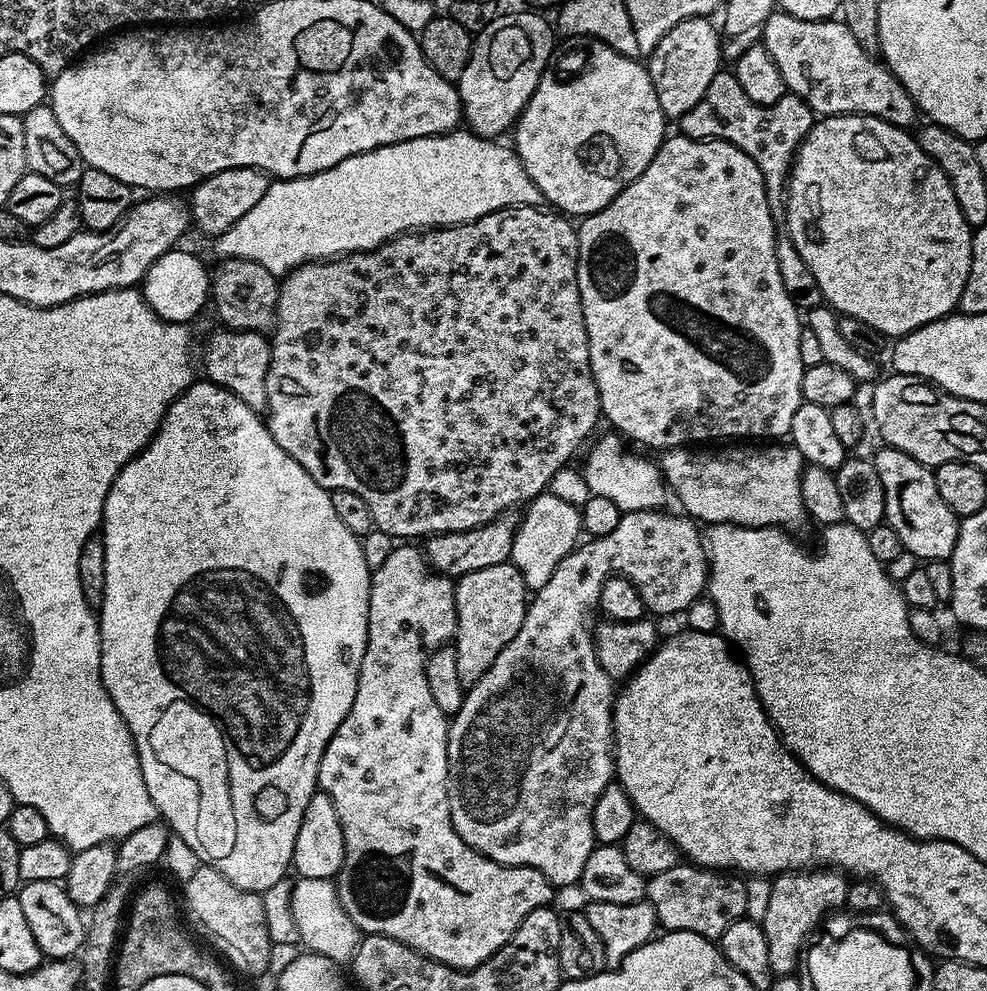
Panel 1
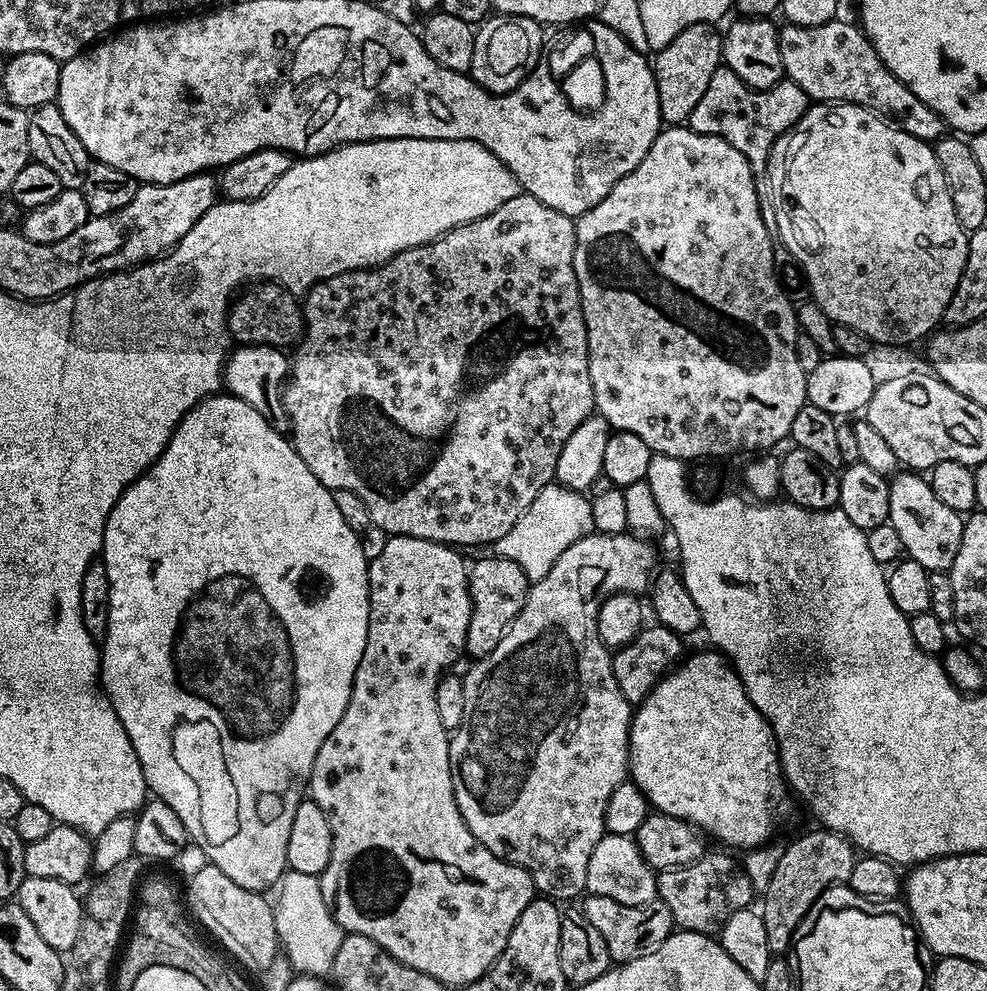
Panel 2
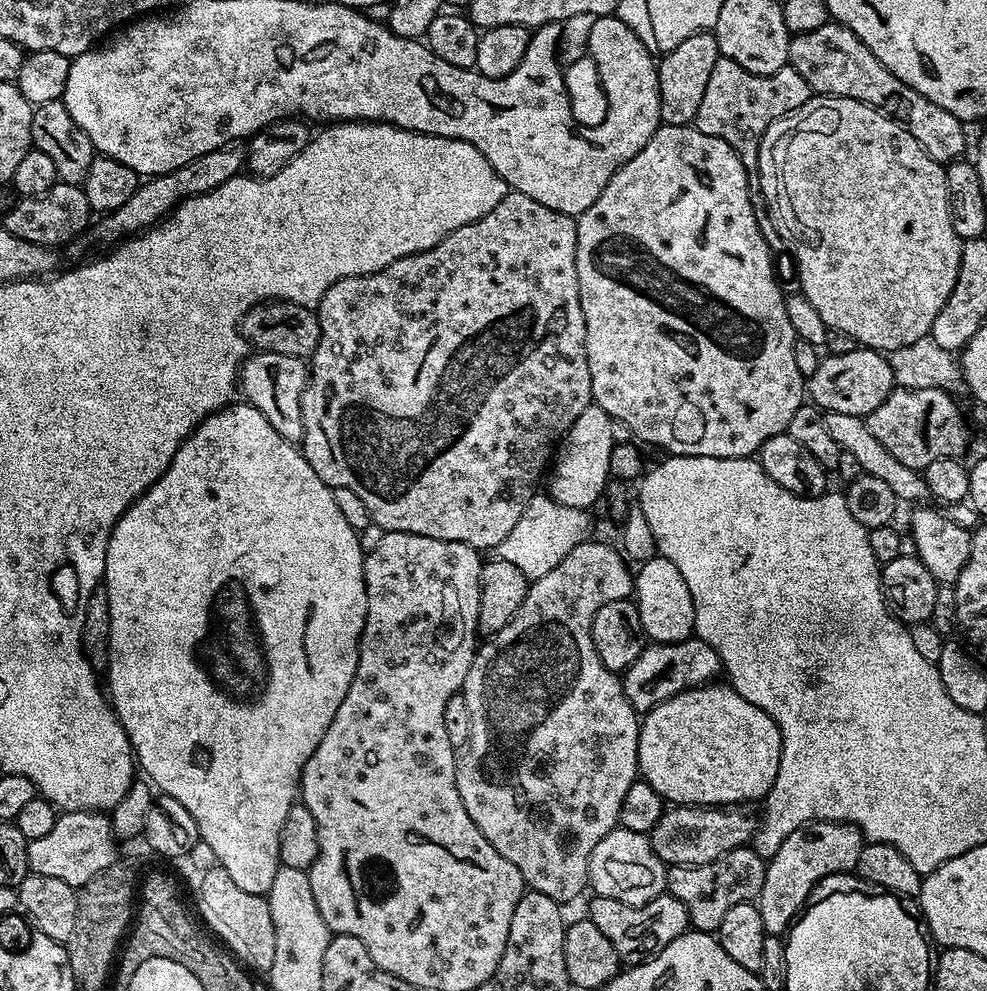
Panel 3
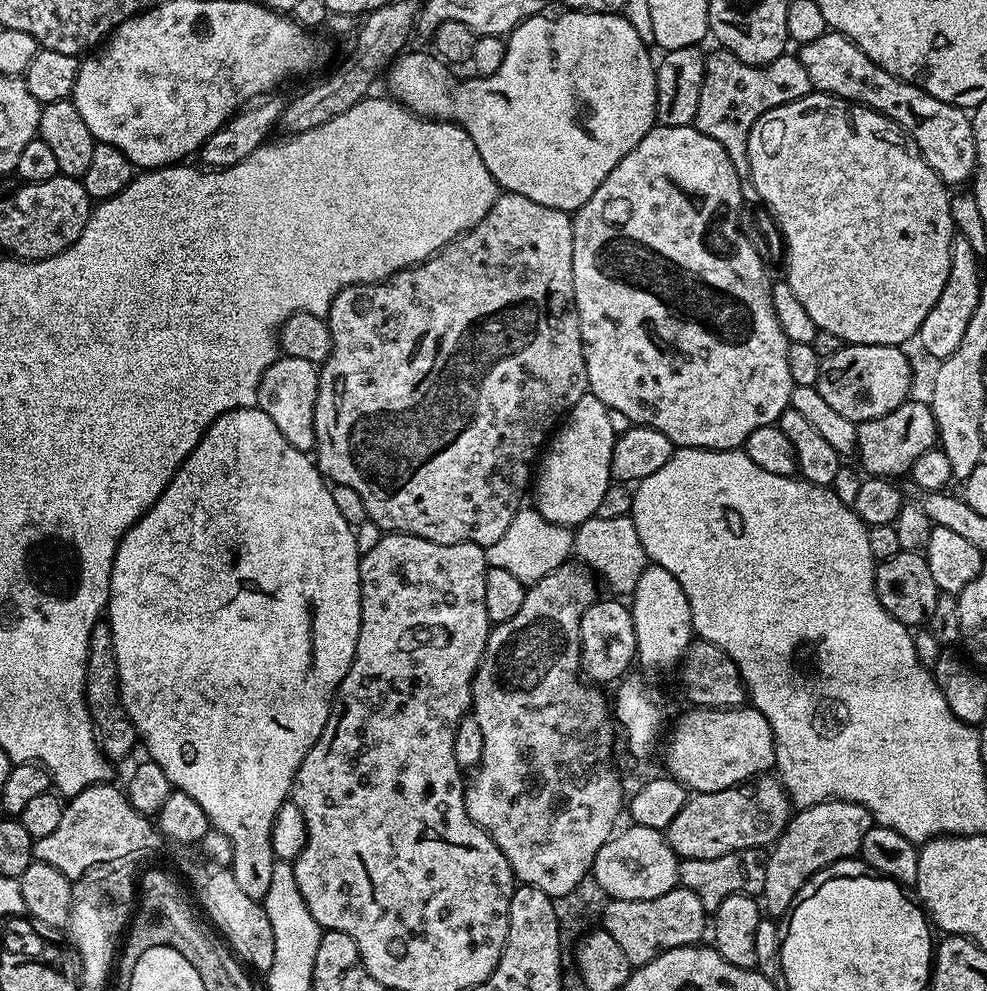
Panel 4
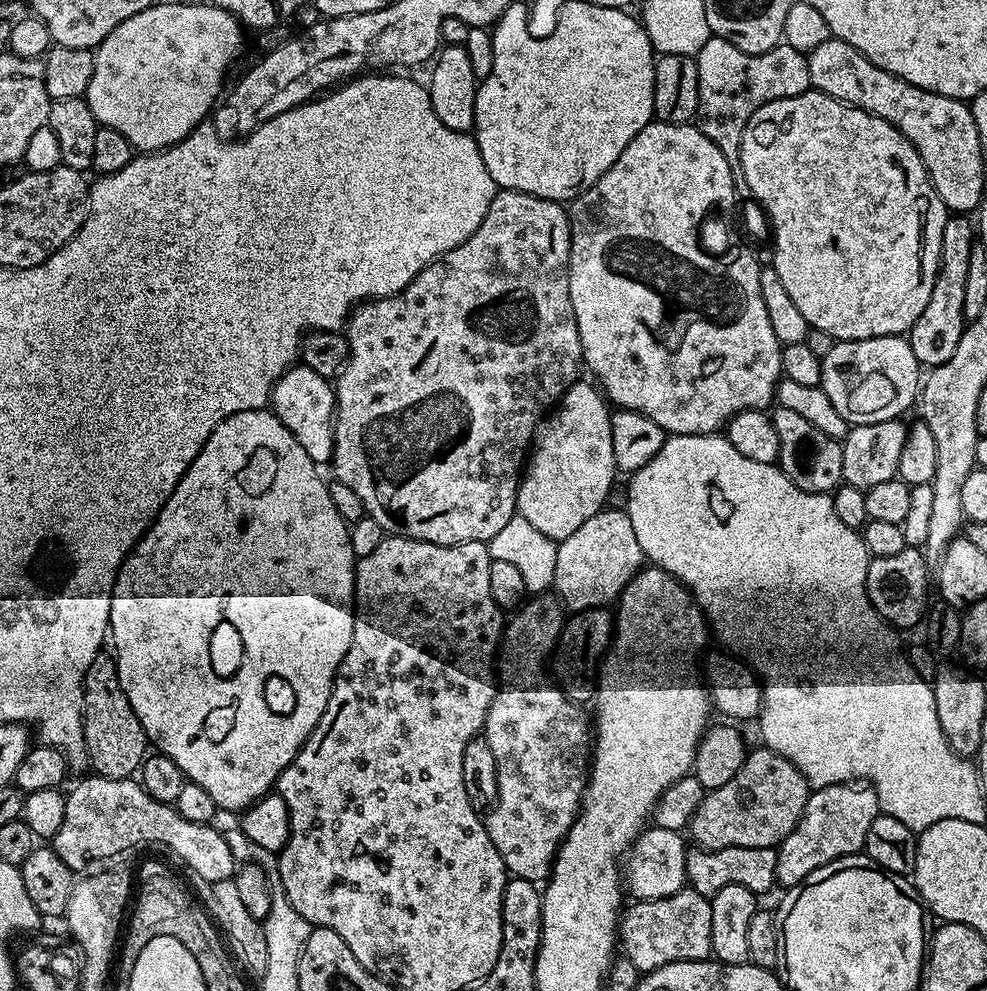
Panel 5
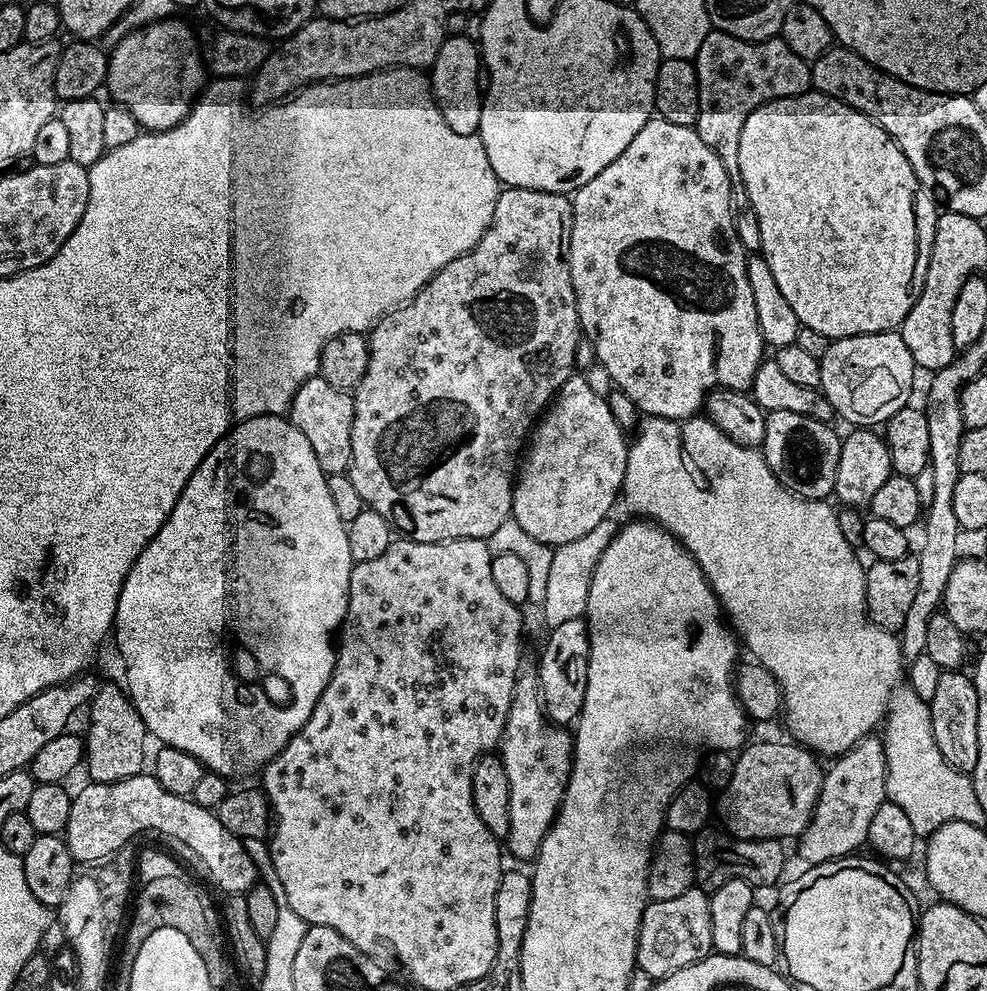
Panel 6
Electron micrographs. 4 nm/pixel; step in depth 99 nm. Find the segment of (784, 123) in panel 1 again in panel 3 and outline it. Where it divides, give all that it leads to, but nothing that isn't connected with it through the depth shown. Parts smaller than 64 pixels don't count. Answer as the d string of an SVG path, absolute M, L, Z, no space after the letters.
M721 56L718 62L714 62L714 71L706 81L694 127L702 134L710 134L710 138L722 138L722 142L736 151L744 169L755 174L758 150L768 127L799 110L812 95L812 87L806 78L790 66L774 70L774 74L750 74L750 70L742 70L738 62Z

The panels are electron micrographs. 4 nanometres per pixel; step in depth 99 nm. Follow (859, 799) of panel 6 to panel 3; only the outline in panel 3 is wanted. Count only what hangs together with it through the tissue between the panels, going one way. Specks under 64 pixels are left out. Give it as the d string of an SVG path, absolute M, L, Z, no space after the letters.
M814 820L812 824L794 830L794 834L790 834L786 842L778 846L778 854L767 861L764 870L764 885L758 897L758 907L765 933L783 937L807 904L814 886L830 874L852 872L865 843L863 832L852 823Z

